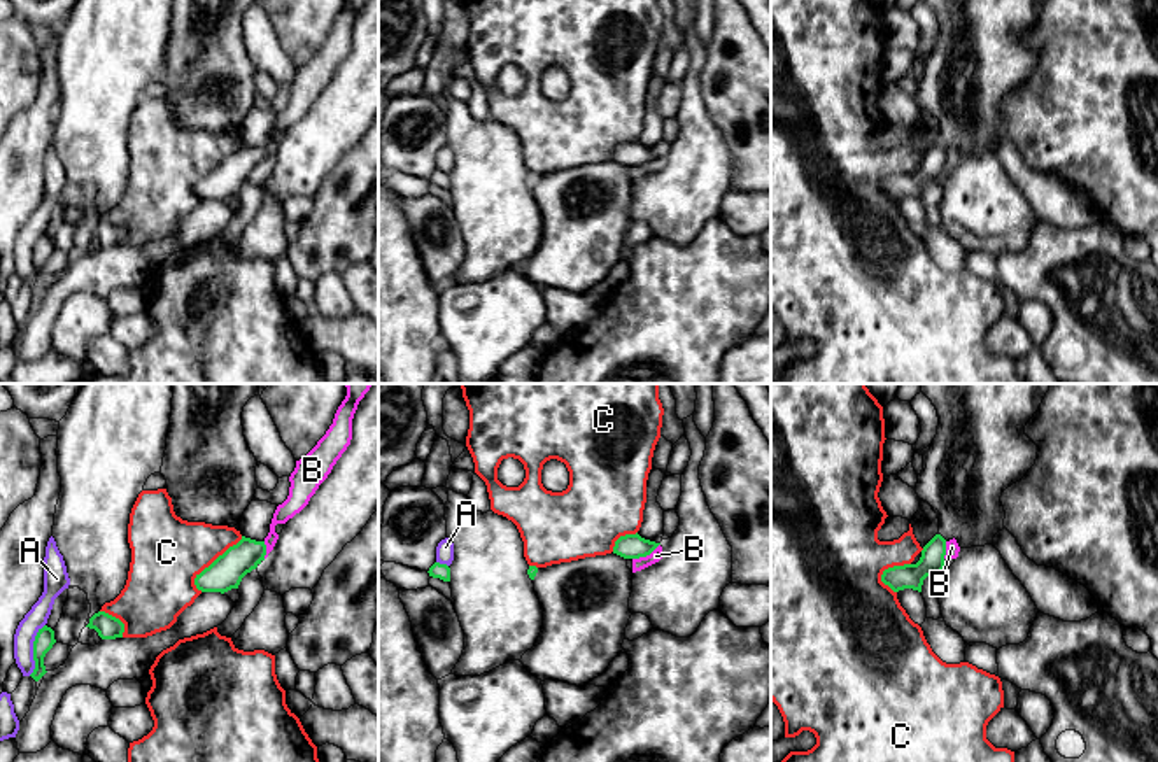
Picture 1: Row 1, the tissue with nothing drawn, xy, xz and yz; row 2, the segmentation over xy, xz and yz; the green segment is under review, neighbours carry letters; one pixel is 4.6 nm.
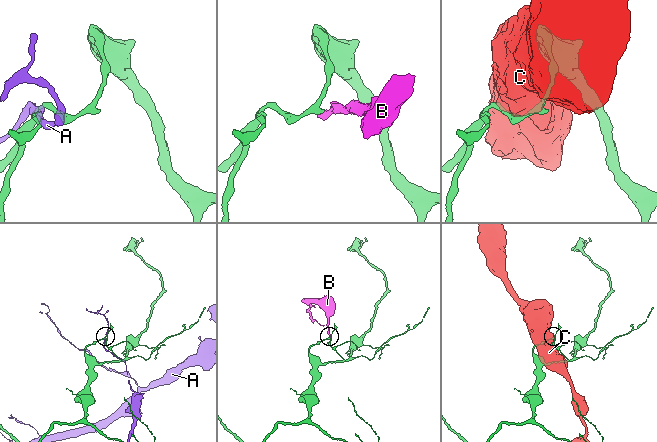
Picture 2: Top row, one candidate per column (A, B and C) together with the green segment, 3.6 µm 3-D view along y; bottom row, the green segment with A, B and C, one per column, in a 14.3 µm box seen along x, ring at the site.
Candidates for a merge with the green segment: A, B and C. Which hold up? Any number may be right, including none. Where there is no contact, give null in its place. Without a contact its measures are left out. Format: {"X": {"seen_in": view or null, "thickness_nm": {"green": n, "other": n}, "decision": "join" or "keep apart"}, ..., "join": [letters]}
{"A": {"seen_in": "xy", "thickness_nm": {"green": 90, "other": 100}, "decision": "keep apart"}, "B": {"seen_in": "xz", "thickness_nm": {"green": 110, "other": 60}, "decision": "keep apart"}, "C": {"seen_in": "xy", "thickness_nm": {"green": 160, "other": 340}, "decision": "keep apart"}, "join": []}

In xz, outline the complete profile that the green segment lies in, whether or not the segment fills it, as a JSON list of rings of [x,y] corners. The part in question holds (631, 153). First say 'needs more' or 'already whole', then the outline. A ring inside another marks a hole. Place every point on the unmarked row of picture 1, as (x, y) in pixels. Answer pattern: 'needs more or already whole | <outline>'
already whole | [[[636,142],[620,144],[615,149],[613,161],[624,166],[639,166],[650,163],[660,151],[650,149]]]

